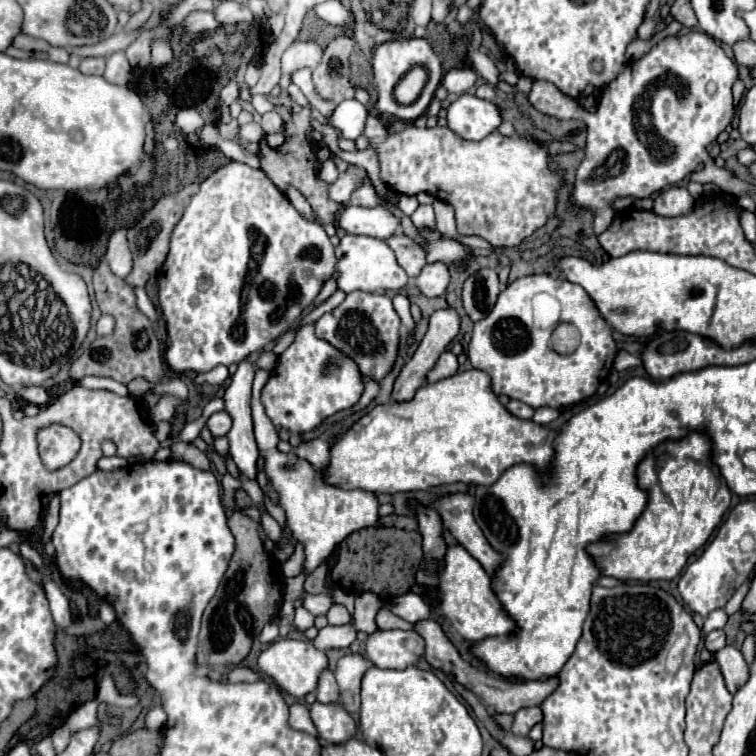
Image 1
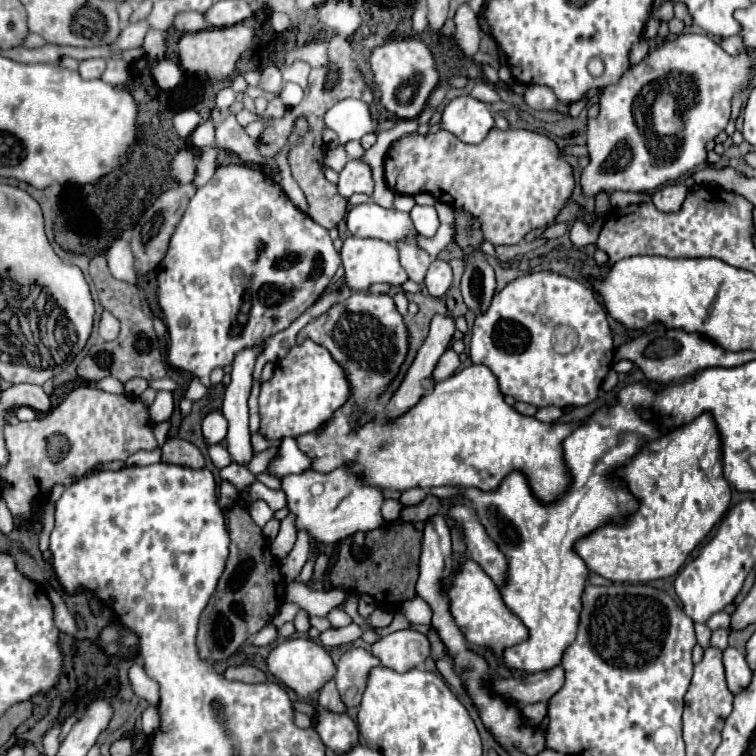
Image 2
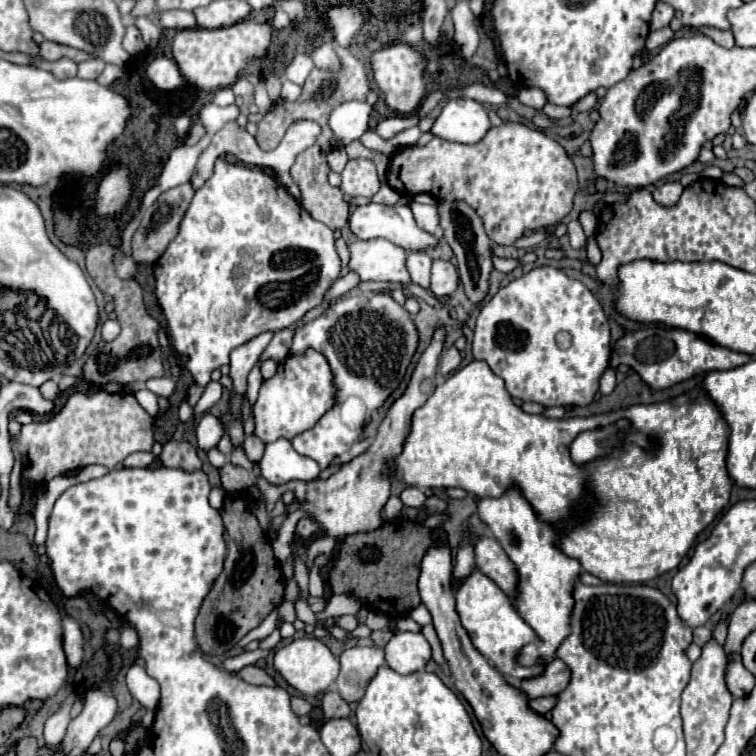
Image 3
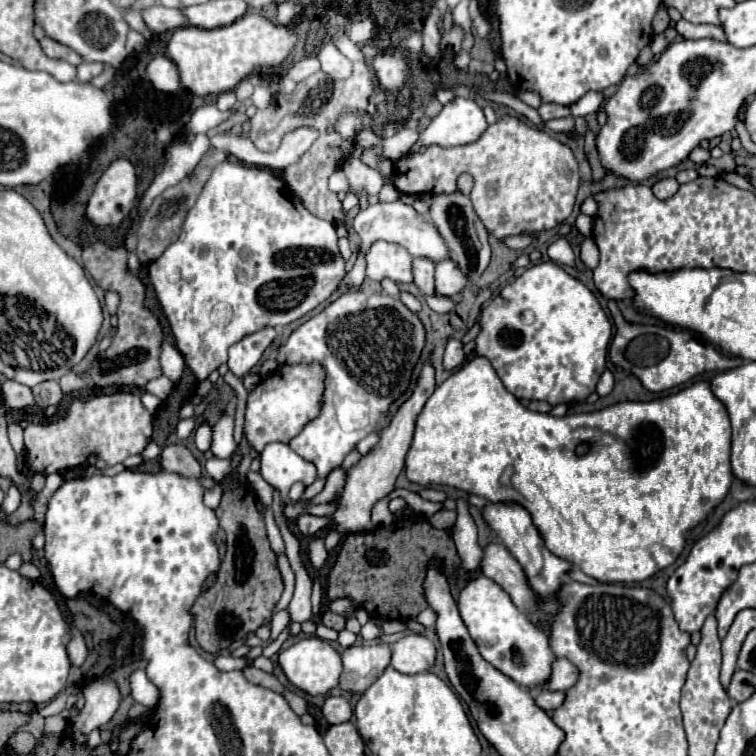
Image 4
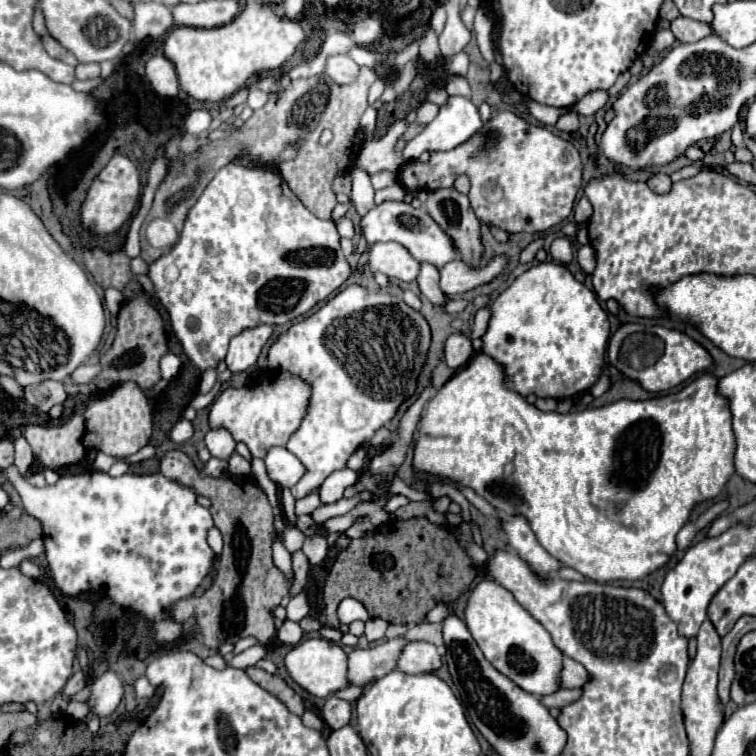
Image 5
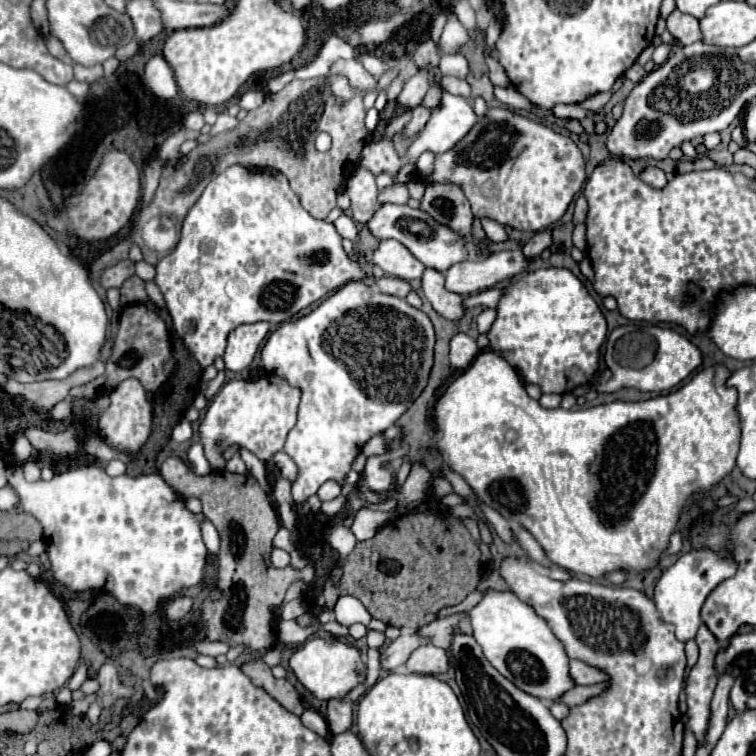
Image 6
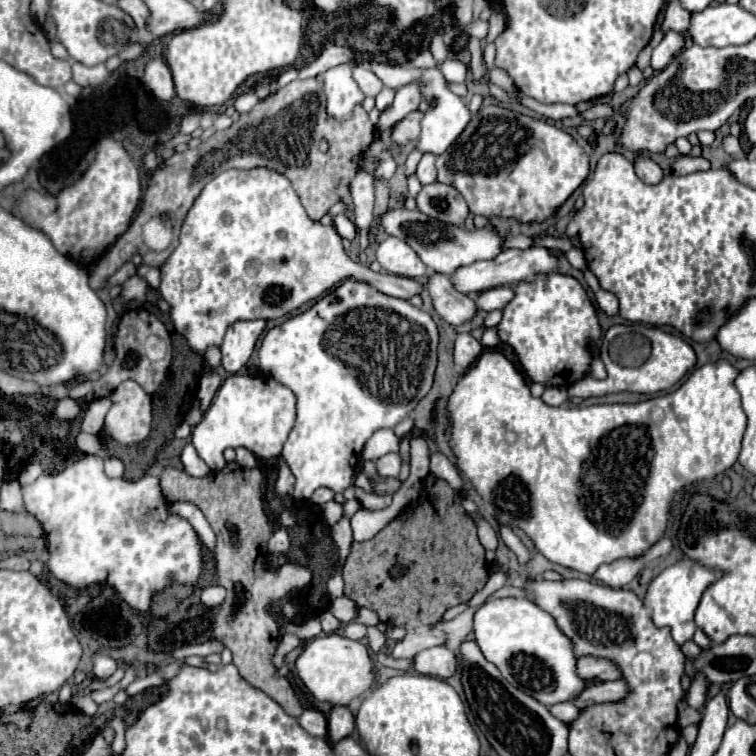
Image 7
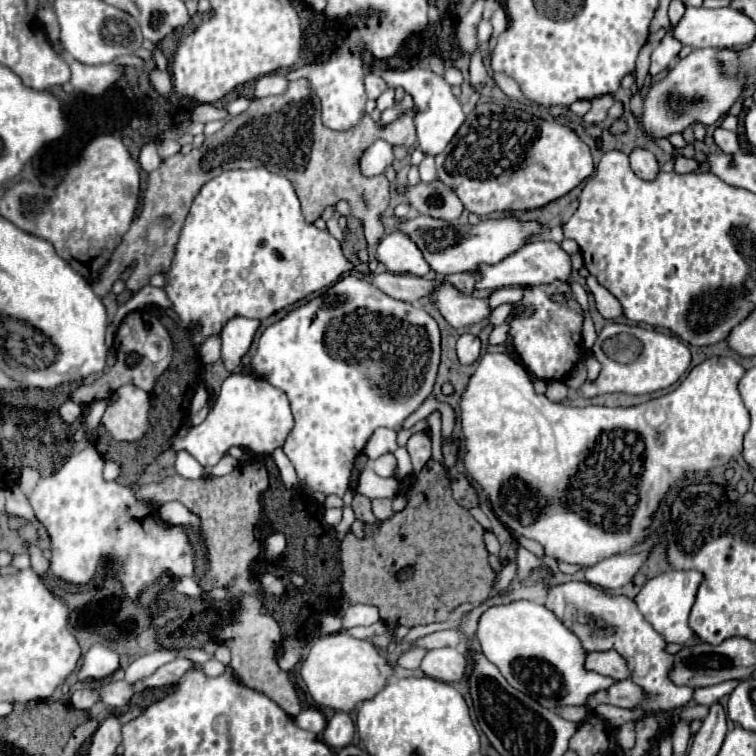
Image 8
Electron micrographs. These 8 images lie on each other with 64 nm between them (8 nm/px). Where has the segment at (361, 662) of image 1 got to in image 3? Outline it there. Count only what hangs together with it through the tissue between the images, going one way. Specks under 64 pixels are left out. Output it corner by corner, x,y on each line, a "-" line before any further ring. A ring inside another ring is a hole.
346,648
340,656
340,674
336,678
336,688
340,696
350,702
360,702
366,686
378,670
378,664
384,664
382,648

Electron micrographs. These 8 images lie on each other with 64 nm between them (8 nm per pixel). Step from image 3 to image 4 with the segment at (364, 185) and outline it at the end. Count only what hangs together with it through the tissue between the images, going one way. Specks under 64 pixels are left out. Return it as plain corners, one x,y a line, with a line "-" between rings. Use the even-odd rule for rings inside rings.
348,158
344,162
342,170
344,170
346,178
348,178
350,192
354,192
354,194
360,194
360,192
378,194
382,184
388,182
388,178
382,178
376,168
366,166
360,158

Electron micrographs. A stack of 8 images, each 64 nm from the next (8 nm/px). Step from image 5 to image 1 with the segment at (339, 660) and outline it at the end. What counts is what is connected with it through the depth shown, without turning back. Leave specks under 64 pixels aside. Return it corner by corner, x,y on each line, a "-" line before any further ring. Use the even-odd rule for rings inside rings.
284,638
284,640
276,640
272,642
266,650
262,650
262,654
258,656
258,670
262,674
266,674
268,678
274,680
274,684
296,698
306,696
308,692
312,692
318,684
318,676
322,670
328,668
328,660
326,654
316,650
310,642
304,640
294,640
294,638

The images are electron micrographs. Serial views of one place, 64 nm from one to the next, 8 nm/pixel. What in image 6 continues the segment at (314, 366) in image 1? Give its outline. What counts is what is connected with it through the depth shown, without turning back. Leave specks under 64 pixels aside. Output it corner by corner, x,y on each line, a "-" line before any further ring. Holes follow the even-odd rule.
276,374
258,378
258,380
232,380
232,382
228,382
228,384
214,396
214,400
212,400
210,406
208,406
206,418
204,418
204,422
200,424
200,442
202,442
204,450
206,450
206,456
208,456
208,460
210,460
210,466
212,466
216,472
218,472
218,470
224,470
224,458
222,458
220,448
216,446
218,440
222,442
222,448
232,446
232,444
238,444
238,446
250,450
252,454
256,454
260,460
264,460
264,462
270,460
278,450
282,450
288,432
294,428
294,422
296,422
296,416
298,416
300,396
302,396
302,390
290,386
290,384
286,382
286,378
278,378

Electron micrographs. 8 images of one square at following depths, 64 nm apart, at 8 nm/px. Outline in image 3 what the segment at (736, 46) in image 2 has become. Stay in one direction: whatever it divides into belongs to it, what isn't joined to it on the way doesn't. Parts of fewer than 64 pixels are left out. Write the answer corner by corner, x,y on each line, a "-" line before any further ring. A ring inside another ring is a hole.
700,28
706,36
710,36
716,44
724,46
724,48
734,48
734,34
730,32
720,32
720,30
714,30
714,28

